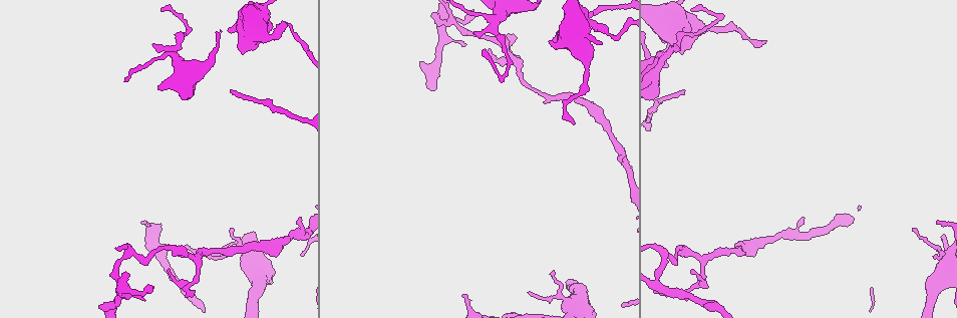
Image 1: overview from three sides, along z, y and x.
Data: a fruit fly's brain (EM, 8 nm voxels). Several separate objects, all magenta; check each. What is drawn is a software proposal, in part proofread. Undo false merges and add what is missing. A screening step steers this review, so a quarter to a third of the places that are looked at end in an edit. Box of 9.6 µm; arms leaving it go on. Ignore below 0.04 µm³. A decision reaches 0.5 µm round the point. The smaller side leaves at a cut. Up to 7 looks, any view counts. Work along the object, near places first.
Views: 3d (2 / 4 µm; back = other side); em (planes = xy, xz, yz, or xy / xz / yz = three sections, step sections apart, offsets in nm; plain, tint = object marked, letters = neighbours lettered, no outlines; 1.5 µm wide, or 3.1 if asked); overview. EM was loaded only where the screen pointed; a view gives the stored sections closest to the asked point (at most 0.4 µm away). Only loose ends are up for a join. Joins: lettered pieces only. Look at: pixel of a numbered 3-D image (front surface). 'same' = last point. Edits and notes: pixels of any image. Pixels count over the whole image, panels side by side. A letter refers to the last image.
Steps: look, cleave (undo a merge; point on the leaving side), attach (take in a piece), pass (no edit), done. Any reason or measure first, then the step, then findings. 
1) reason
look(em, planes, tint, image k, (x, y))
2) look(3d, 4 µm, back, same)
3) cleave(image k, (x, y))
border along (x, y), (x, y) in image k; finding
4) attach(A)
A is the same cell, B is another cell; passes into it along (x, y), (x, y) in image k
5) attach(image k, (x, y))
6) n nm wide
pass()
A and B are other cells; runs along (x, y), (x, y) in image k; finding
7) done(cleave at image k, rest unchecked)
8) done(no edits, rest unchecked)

free end
look(em, planes, letters, image 1, (551, 41))

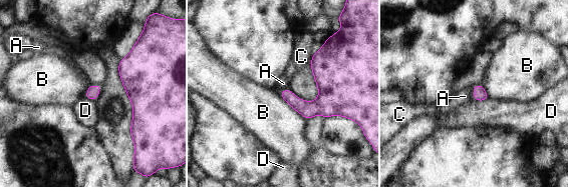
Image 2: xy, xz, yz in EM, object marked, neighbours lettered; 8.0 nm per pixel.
pass()
A, B, C and D are other cells; border along (287, 88), (282, 88), (279, 91) in image 2; no lettered piece goes on from it

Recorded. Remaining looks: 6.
abrupt turn
look(3d, 2 µm, back, image 1, (495, 20))

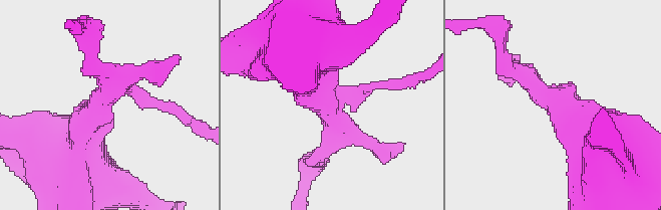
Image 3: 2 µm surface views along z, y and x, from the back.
look(em, xy, step 8, letters, image 3, (101, 103))

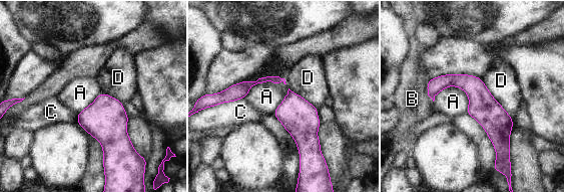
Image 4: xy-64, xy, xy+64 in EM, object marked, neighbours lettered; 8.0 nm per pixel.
pass()
A, B, C and D are other cells; border along (433, 101), (459, 86), (469, 104) in image 4; one neuron here

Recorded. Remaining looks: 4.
free end
look(em, planes, letters, image 1, (914, 229))

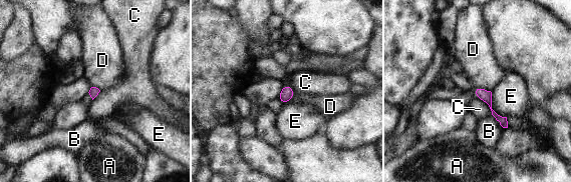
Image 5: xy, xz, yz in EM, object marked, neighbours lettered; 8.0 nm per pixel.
80 nm wide
pass()
A, B, C, D and E are other cells; border along (475, 87), (483, 87), (491, 92) in image 5; no lettered piece goes on from it

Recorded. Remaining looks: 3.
done(no edits, rest unchecked)

